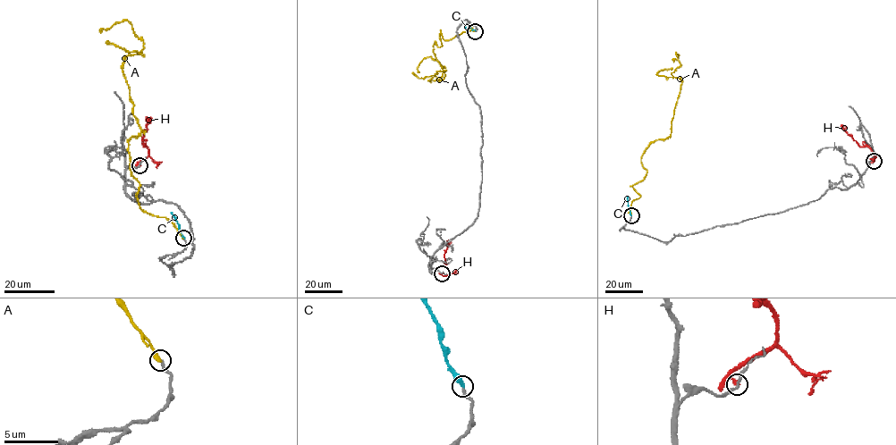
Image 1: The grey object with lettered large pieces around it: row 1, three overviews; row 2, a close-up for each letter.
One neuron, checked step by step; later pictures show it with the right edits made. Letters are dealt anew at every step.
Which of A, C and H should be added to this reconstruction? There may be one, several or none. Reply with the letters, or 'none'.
C

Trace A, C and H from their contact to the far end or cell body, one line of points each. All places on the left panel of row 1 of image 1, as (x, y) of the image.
A: (183, 238), (139, 207), (131, 175), (128, 140), (140, 130), (122, 63), (143, 41), (126, 20), (100, 32)
C: (183, 238), (170, 212)
H: (139, 165), (139, 163), (148, 154), (142, 138), (150, 117)

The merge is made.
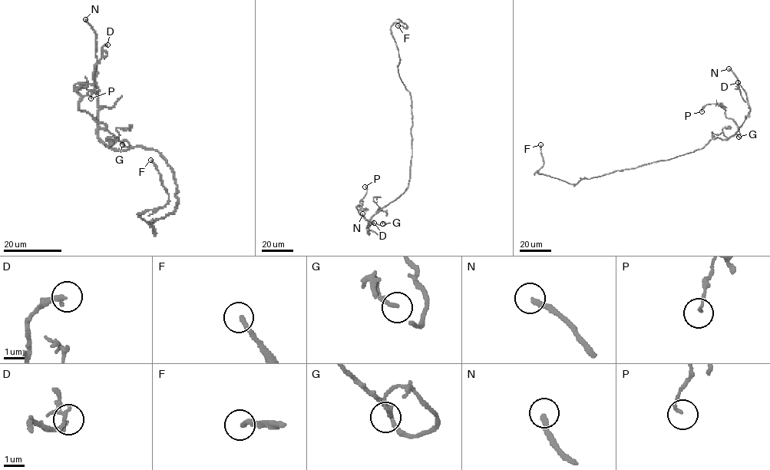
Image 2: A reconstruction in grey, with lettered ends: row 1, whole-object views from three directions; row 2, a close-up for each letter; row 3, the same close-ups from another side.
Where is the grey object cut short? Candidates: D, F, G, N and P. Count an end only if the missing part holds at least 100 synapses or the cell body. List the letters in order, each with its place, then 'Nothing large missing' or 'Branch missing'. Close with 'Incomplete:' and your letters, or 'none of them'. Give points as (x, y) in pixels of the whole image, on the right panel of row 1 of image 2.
D: Place: (738, 82). Nothing large missing
F: Place: (540, 144). Branch missing
G: Place: (738, 137). Nothing large missing
N: Place: (728, 68). Branch missing
P: Place: (702, 111). Nothing large missing
Incomplete: F, N

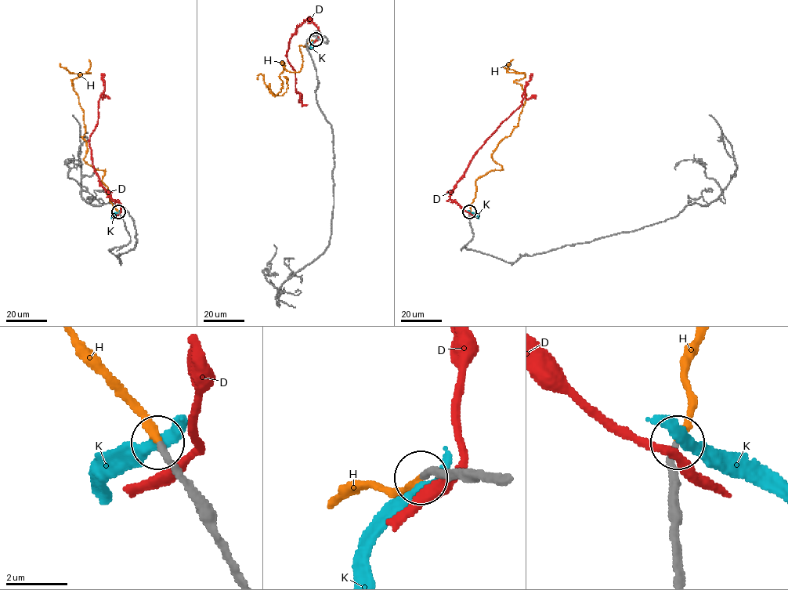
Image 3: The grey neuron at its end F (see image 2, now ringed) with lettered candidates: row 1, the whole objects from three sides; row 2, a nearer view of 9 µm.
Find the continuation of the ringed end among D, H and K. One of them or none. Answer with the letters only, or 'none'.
H

